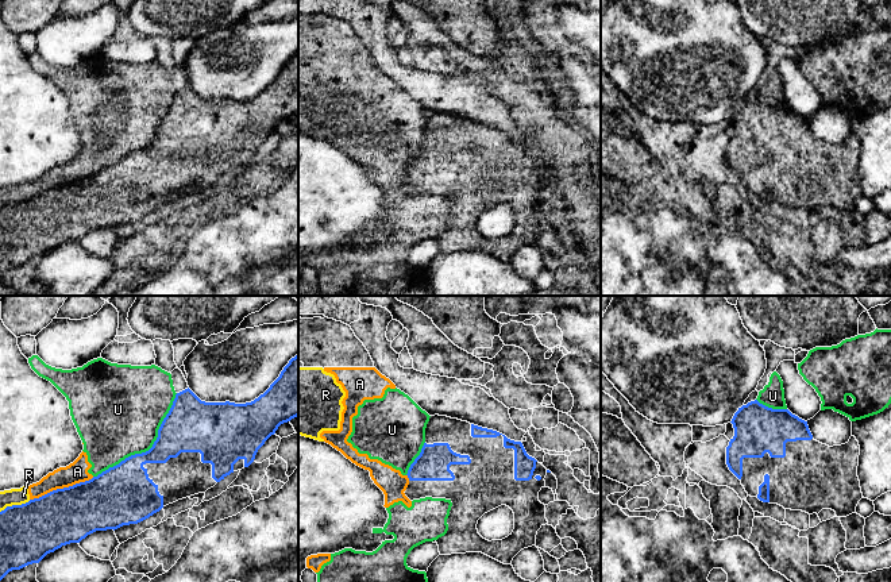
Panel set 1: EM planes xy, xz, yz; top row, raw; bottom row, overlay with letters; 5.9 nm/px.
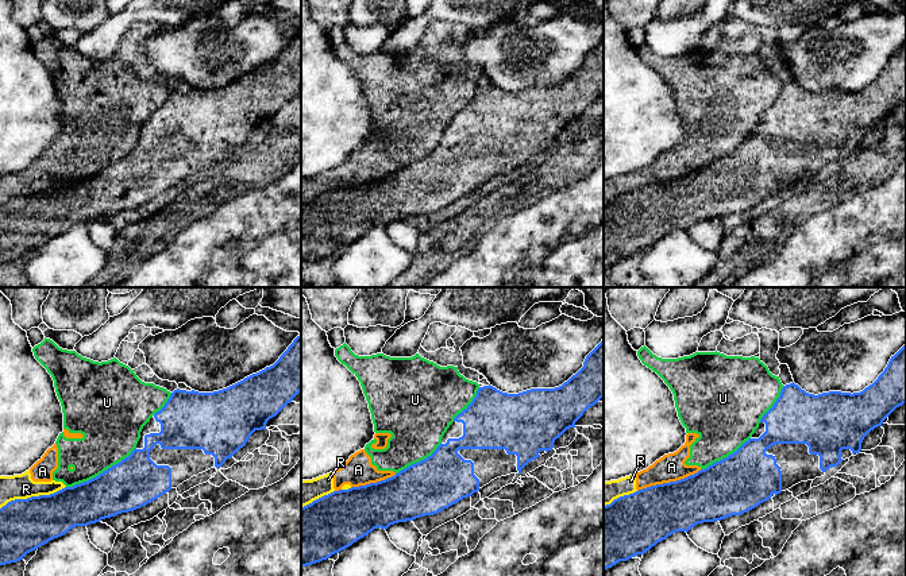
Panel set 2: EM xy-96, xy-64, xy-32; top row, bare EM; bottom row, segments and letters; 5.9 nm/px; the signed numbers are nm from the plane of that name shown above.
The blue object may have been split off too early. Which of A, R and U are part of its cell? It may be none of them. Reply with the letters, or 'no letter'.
no letter

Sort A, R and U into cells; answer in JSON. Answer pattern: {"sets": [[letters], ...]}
{"sets": [["A", "R", "U"]]}

